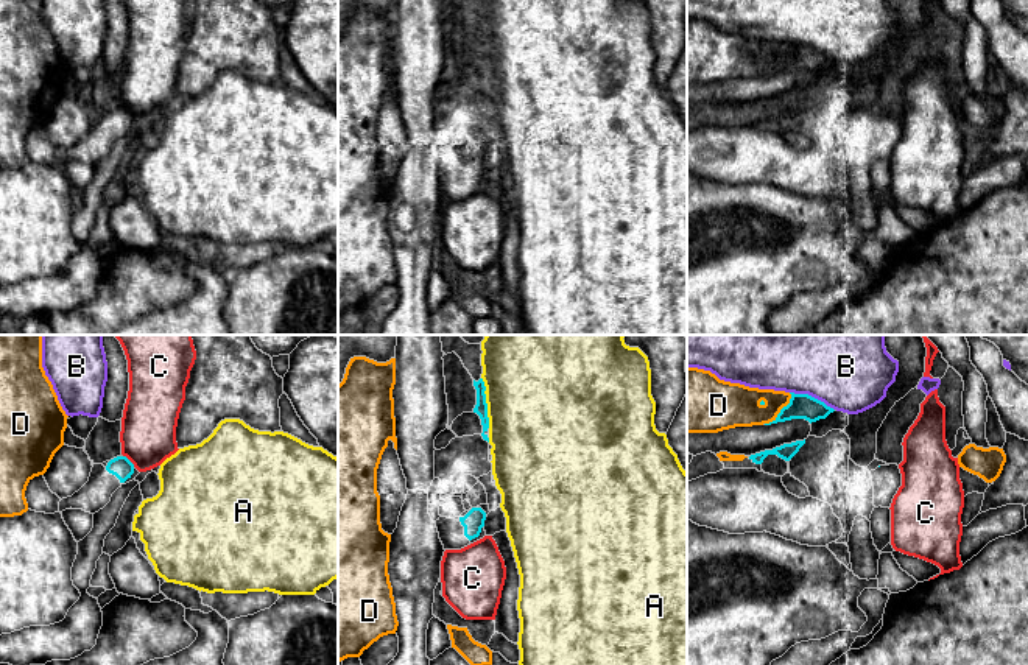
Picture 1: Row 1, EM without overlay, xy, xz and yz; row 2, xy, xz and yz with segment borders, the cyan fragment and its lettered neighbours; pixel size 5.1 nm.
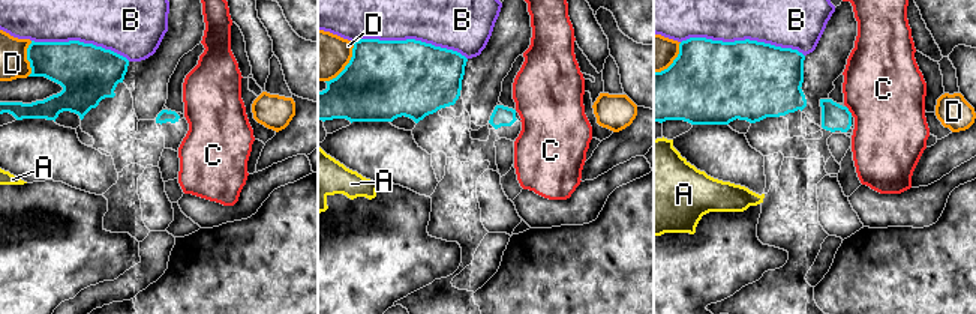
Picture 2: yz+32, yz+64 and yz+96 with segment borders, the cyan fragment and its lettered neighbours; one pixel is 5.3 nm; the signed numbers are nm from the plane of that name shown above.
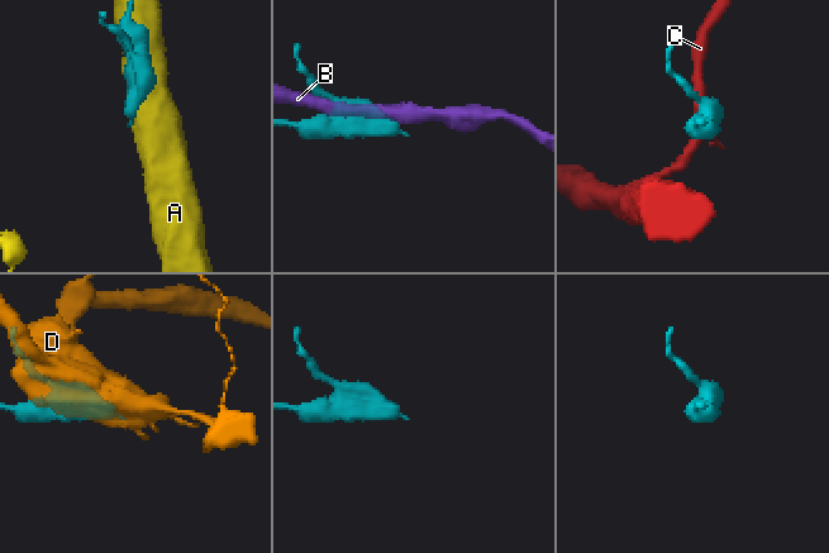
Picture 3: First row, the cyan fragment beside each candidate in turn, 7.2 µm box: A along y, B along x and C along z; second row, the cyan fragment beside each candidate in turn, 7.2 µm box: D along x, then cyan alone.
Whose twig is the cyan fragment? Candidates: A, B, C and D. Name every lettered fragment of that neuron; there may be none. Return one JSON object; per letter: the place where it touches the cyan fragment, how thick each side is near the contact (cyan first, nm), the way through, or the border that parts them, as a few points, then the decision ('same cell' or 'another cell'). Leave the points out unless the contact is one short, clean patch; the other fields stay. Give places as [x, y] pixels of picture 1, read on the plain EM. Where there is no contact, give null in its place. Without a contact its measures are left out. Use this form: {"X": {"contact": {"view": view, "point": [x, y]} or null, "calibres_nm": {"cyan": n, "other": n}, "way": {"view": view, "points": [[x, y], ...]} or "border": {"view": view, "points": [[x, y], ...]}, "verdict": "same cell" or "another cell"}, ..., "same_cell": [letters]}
{"A": {"contact": {"view": "xz", "point": [485, 53]}, "calibres_nm": {"cyan": 70, "other": 480}, "verdict": "another cell"}, "B": {"contact": {"view": "yz", "point": [810, 47]}, "calibres_nm": {"cyan": 130, "other": 340}, "verdict": "another cell"}, "C": {"contact": {"view": "xy", "point": [130, 112]}, "calibres_nm": {"cyan": 110, "other": 280}, "border": {"view": "xy", "points": [[123, 106], [134, 117]]}, "verdict": "another cell"}, "D": {"contact": {"view": "yz", "point": [781, 61]}, "calibres_nm": {"cyan": 130, "other": 220}, "verdict": "another cell"}, "same_cell": []}

